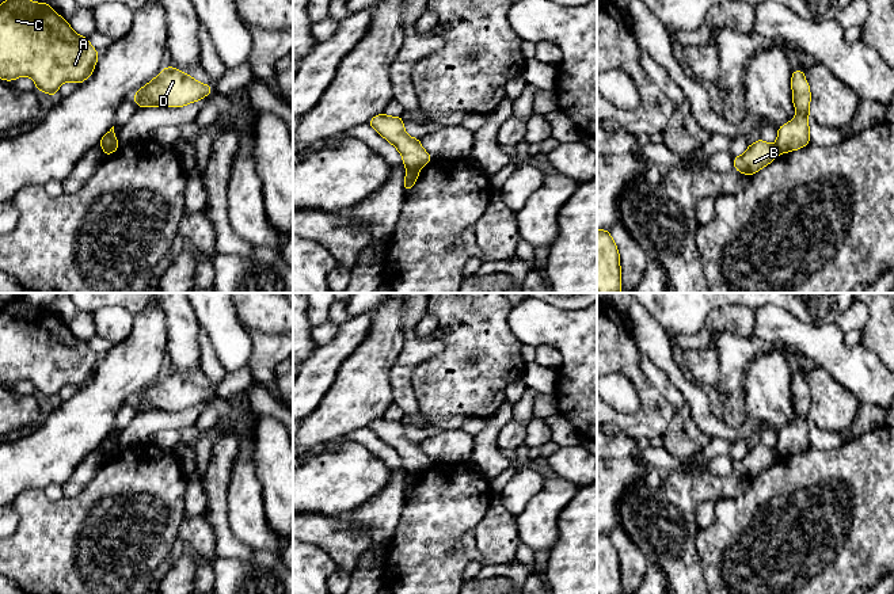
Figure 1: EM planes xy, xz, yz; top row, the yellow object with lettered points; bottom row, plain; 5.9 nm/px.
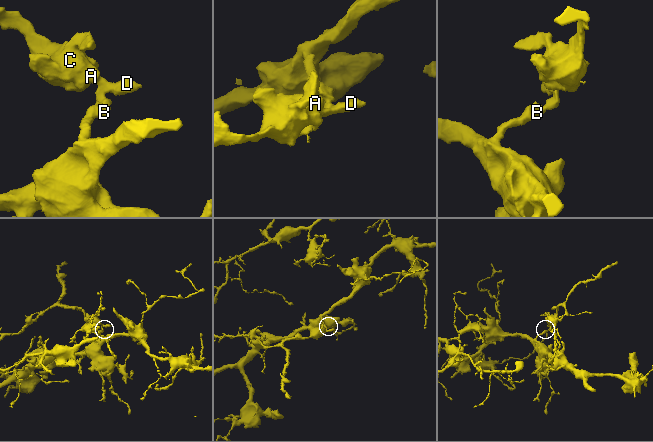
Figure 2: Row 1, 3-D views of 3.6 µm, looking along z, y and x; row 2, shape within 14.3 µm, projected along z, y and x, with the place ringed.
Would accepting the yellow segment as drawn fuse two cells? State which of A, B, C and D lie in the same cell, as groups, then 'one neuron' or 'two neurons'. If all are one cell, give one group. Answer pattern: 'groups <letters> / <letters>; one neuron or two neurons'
groups A C D / B; two neurons

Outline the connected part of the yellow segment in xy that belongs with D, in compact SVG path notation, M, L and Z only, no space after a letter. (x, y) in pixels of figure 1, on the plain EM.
M172 370L133 399L138 411L183 411L212 397L212 391Z

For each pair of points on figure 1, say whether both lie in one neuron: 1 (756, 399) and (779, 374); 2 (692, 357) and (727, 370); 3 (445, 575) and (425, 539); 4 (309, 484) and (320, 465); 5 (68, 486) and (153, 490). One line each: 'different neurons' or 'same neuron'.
1: same neuron
2: different neurons
3: same neuron
4: same neuron
5: different neurons

